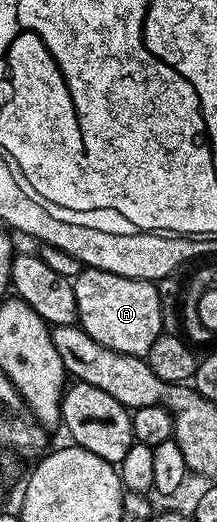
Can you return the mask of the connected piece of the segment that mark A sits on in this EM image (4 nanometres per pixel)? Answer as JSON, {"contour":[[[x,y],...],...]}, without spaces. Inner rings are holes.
{"contour":[[[83,269],[77,278],[73,279],[75,302],[78,305],[77,325],[96,344],[104,344],[104,348],[112,348],[121,354],[136,354],[145,356],[158,339],[162,329],[162,294],[153,282],[143,282],[141,278],[125,278],[107,270]]]}

